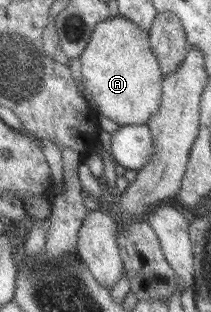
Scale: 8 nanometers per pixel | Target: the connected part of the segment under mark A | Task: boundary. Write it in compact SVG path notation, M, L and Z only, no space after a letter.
M120 16L100 21L94 27L84 50L77 59L80 62L82 86L96 102L94 110L96 115L102 115L119 126L135 126L146 123L152 113L156 113L161 99L161 82L164 78L150 50L147 33L129 19Z

